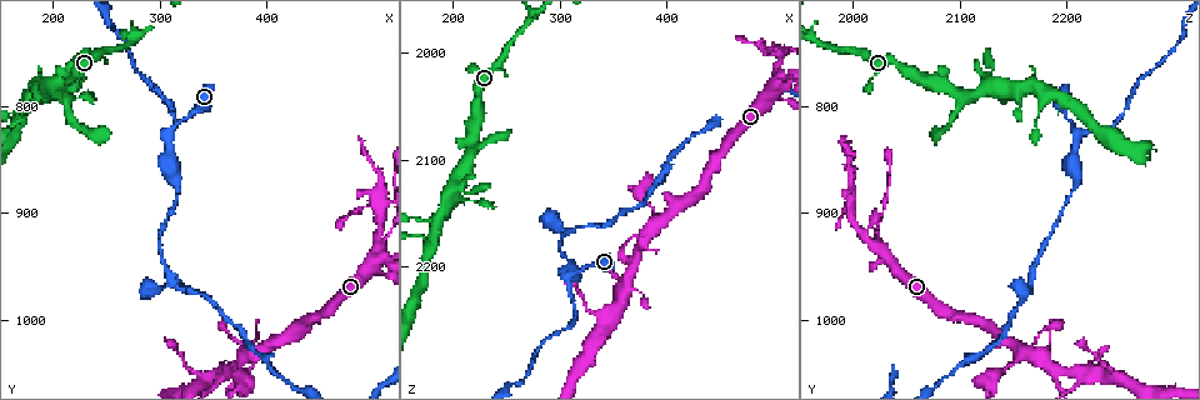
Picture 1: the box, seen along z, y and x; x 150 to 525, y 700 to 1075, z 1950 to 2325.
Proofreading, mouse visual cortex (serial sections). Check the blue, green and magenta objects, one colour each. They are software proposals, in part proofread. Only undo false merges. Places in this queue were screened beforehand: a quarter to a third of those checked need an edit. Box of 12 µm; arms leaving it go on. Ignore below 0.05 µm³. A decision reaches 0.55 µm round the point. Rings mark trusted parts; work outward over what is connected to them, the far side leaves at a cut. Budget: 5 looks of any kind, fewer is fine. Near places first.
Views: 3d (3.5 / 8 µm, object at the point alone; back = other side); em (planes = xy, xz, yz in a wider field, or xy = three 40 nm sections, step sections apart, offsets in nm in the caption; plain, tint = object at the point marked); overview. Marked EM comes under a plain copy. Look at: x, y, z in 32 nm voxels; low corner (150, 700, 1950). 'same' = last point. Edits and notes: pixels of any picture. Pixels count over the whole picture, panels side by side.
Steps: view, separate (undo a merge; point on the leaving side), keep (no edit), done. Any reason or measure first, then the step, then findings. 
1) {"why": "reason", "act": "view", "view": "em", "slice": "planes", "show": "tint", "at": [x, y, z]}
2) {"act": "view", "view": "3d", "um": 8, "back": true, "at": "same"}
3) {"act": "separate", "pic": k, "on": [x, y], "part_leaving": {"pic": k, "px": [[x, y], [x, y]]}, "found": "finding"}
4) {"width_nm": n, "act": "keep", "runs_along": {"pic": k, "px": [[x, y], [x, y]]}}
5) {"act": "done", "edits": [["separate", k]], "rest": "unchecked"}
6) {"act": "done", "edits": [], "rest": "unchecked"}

{"why": "narrows sharply", "act": "view", "view": "em", "slice": "xy", "step": 5, "show": "tint", "at": [214, 766, 2134]}

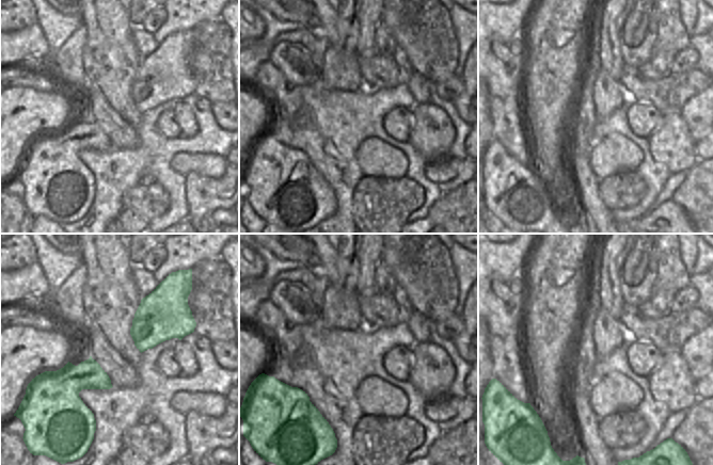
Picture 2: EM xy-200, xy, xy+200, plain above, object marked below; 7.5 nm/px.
{"why": "wider look", "act": "view", "view": "3d", "um": 3.5, "back": true, "at": "same"}

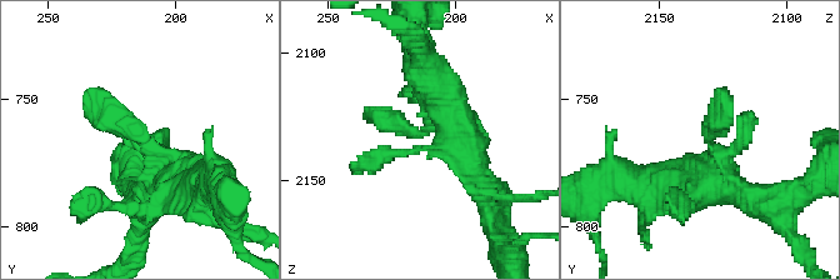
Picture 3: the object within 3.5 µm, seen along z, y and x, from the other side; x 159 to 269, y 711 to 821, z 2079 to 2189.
{"act": "keep", "runs_along": {"pic": 3, "px": [[163, 195], [151, 141], [90, 91]]}, "found": "all the same cell"}

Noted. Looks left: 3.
{"why": "a narrow waist", "act": "view", "view": "3d", "um": 3.5, "back": true, "at": [308, 824, 2208]}

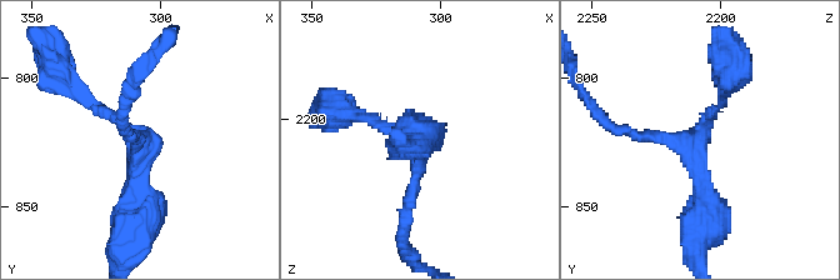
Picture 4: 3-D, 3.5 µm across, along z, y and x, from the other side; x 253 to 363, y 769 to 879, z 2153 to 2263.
{"arms": 3, "arm_widths_nm": [150, 150, 300], "act": "view", "view": "em", "slice": "xy", "step": 5, "show": "tint", "at": [308, 824, 2210]}

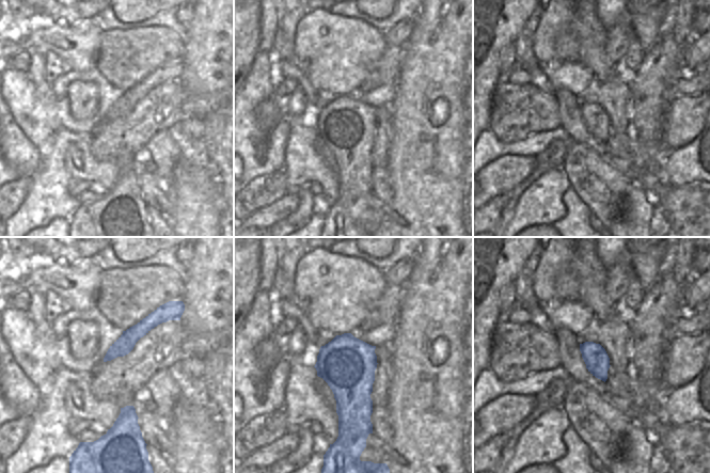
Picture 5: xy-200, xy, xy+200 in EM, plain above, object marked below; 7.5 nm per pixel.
{"act": "keep", "runs_along": {"pic": 5, "px": [[166, 316], [151, 320], [107, 358]]}, "found": "one cell here"}

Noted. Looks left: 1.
{"act": "done", "edits": [], "rest": "unchecked"}

